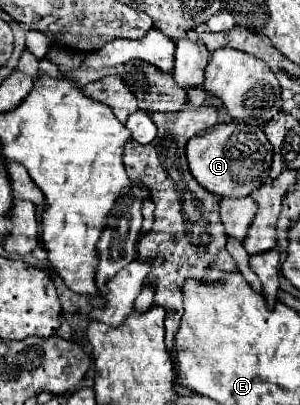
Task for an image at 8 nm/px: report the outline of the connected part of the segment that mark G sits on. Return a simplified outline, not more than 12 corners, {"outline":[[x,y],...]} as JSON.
{"outline":[[217,123],[187,143],[191,175],[219,197],[269,181],[263,127]]}

